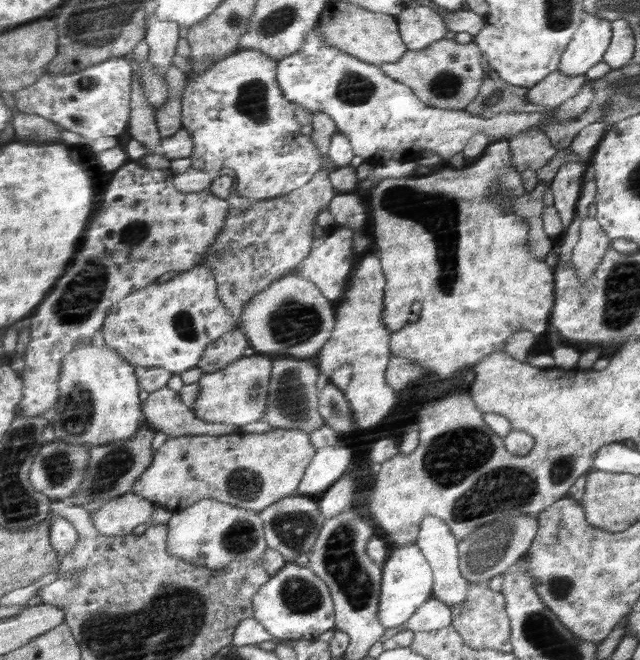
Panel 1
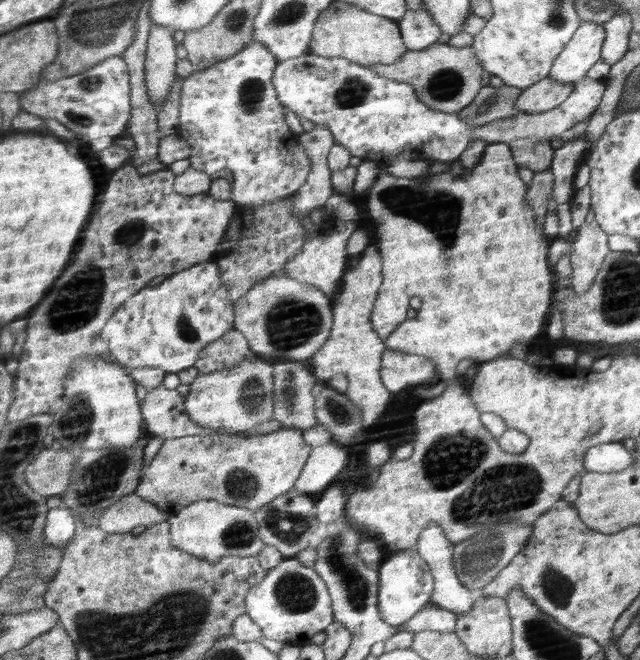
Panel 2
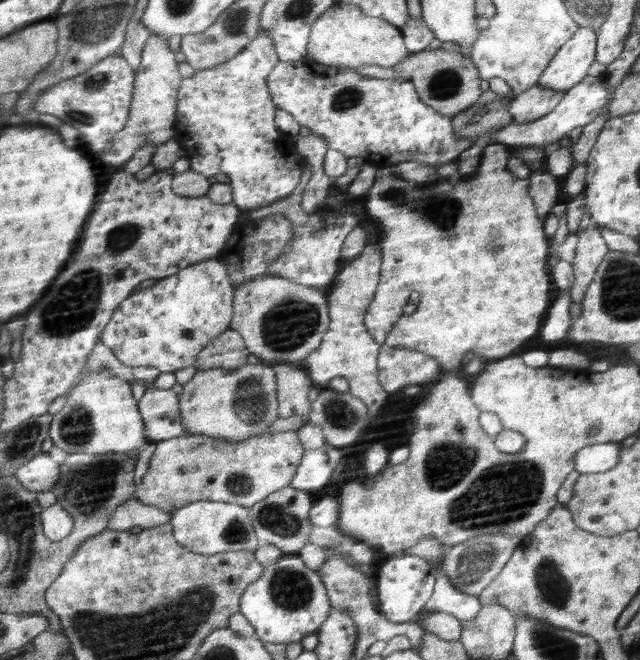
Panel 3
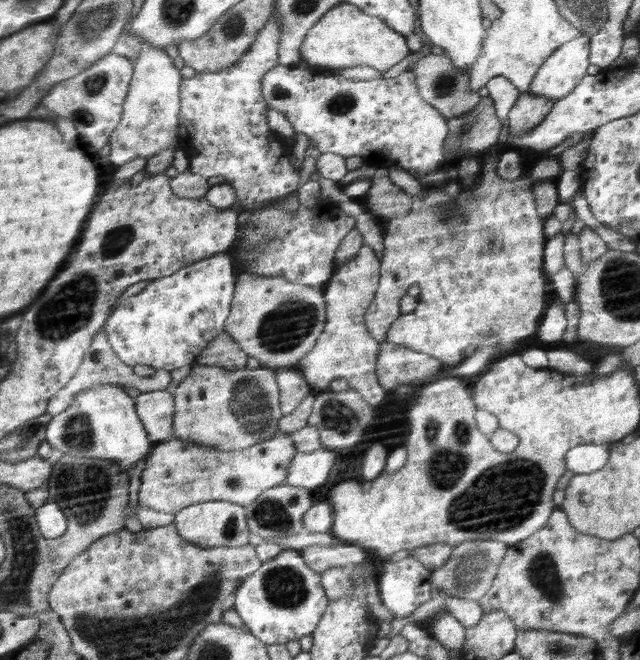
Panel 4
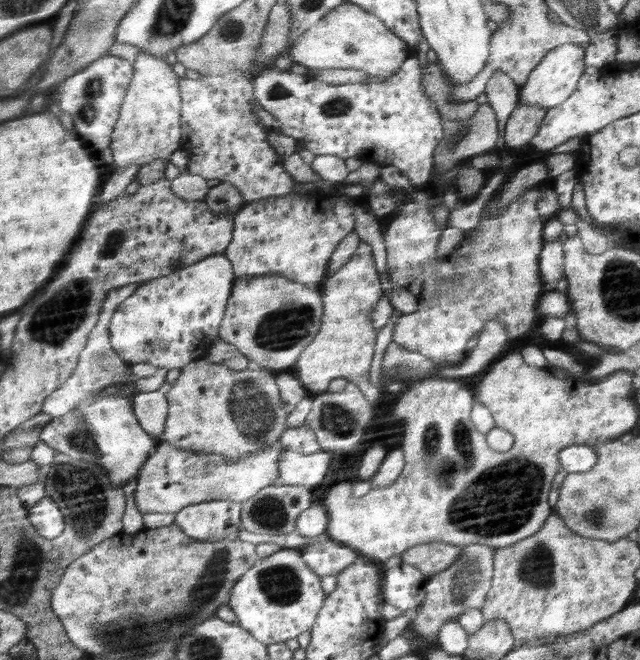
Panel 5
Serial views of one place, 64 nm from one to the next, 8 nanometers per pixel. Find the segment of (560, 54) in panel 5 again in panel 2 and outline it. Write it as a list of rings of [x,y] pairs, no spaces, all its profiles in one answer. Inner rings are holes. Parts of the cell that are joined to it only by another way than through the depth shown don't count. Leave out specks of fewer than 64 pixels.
[[[594,22],[581,23],[581,27],[568,42],[554,62],[549,78],[558,82],[578,82],[596,62],[601,60],[602,45],[606,38],[606,27]]]

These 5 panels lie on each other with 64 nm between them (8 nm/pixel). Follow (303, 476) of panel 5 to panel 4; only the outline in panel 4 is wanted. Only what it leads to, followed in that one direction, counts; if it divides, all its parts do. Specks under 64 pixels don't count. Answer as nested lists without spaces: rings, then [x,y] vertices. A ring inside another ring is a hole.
[[[320,447],[314,452],[294,453],[290,463],[290,474],[285,484],[298,488],[318,488],[324,484],[326,476],[336,462],[336,451]]]

